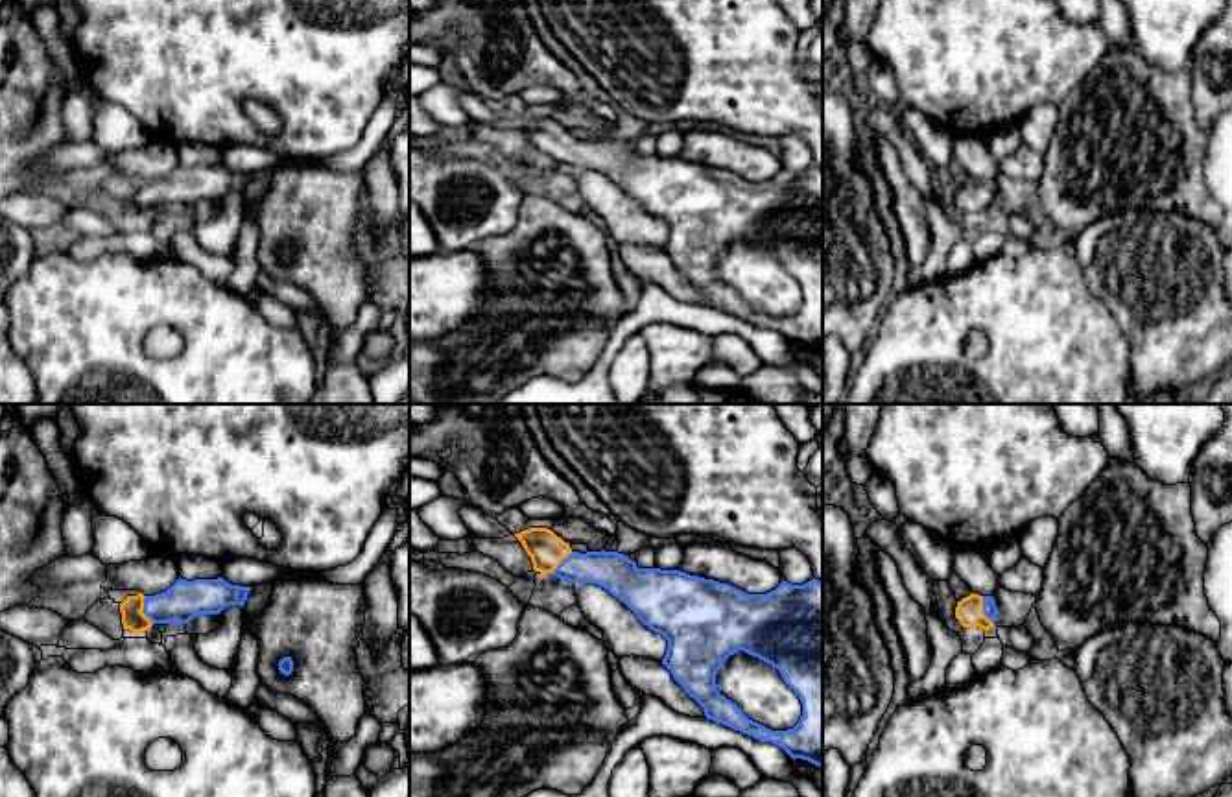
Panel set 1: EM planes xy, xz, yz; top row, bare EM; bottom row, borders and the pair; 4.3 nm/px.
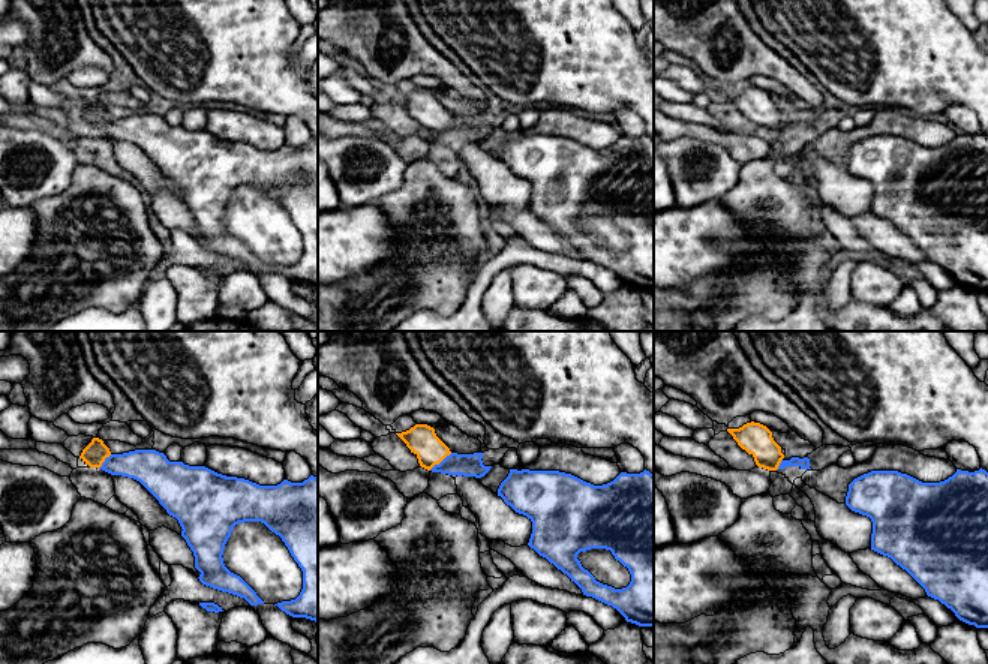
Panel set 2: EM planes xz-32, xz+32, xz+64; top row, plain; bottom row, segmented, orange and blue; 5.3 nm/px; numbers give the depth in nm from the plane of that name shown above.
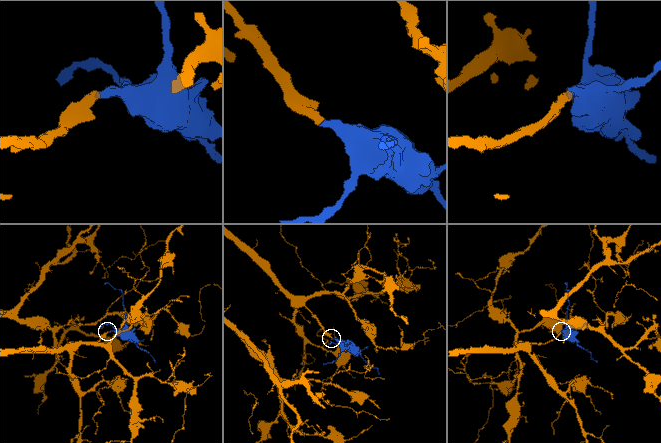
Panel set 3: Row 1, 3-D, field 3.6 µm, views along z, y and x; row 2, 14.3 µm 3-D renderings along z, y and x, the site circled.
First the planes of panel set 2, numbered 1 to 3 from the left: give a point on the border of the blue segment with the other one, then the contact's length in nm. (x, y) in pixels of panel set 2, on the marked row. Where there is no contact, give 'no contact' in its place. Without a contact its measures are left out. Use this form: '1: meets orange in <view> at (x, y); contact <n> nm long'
1: meets orange in xz-32 at (104, 460); contact 110 nm long
2: meets orange in xz+32 at (440, 462); contact 160 nm long
3: meets orange in xz+64 at (780, 462); contact 60 nm long

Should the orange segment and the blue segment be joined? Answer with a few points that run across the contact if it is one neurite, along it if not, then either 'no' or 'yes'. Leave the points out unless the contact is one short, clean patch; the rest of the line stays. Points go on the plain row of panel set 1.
xy (133, 205), (142, 196), (172, 194), (185, 187) | yes

